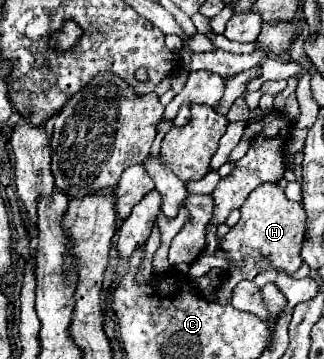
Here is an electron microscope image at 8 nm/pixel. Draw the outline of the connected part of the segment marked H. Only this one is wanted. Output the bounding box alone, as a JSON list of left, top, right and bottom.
[217,183,305,303]

